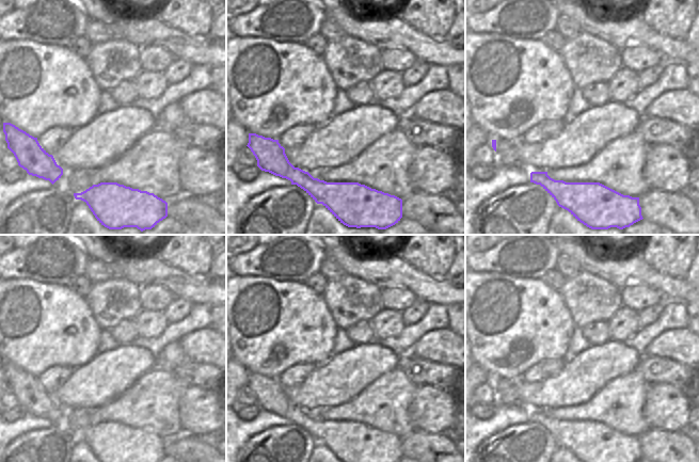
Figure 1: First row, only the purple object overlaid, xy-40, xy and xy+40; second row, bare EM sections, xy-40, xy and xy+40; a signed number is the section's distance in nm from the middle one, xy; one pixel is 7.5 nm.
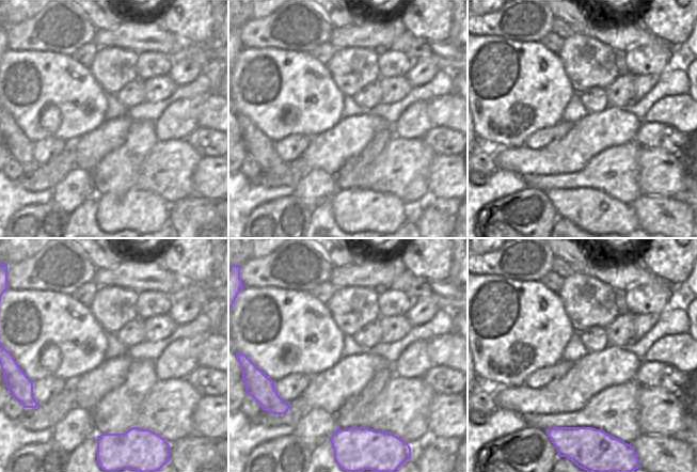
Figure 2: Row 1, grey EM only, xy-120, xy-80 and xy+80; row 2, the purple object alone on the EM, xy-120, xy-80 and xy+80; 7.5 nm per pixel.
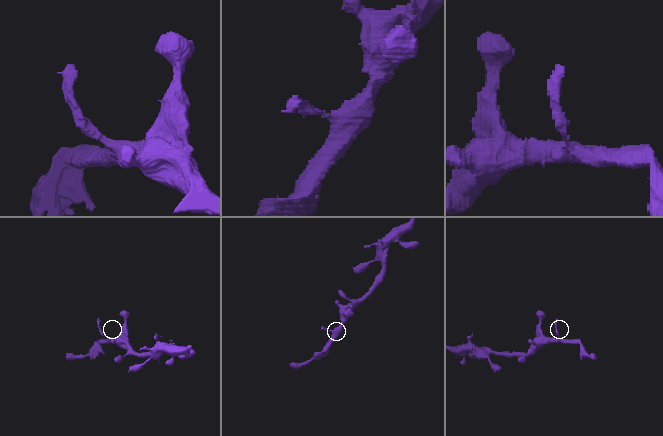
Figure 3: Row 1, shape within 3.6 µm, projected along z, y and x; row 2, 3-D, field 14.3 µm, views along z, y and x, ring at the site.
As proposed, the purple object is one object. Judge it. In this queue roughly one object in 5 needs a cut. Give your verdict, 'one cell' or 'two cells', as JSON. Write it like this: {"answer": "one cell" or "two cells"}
{"answer": "one cell"}

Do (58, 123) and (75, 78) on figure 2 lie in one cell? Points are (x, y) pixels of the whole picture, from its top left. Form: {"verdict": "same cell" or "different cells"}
{"verdict": "same cell"}

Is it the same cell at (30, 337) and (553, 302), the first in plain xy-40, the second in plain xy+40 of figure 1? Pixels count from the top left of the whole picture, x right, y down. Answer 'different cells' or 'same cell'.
same cell

